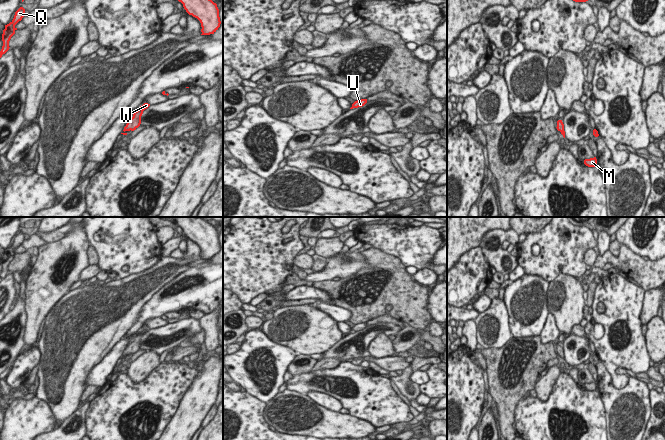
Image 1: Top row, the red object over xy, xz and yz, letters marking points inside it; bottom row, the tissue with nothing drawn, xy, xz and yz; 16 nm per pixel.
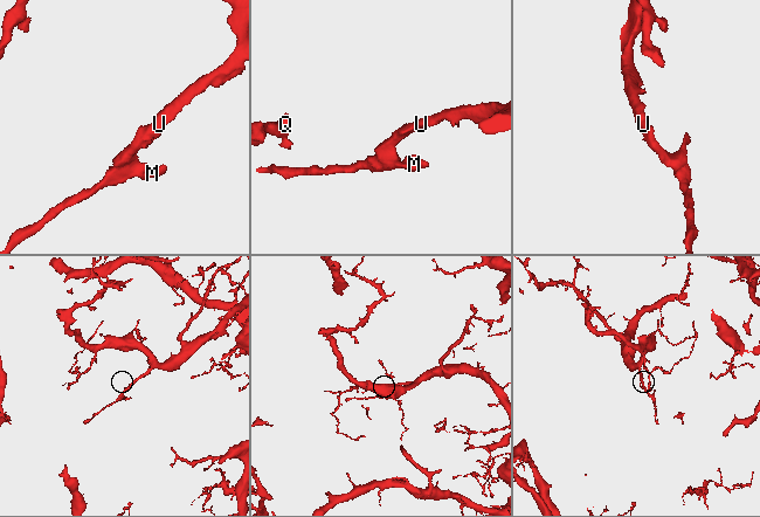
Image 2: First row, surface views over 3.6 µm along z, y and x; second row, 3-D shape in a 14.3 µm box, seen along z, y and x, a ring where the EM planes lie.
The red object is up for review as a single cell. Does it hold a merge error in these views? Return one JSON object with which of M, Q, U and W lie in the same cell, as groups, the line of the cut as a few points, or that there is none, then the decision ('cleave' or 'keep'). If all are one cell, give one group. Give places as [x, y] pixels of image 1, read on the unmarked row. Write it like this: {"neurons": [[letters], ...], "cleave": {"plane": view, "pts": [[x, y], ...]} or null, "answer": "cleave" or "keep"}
{"neurons": [["M", "Q", "U", "W"]], "cleave": null, "answer": "keep"}

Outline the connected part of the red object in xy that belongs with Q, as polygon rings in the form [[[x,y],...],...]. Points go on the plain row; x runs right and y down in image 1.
[[[20,231],[14,239],[13,244],[5,249],[5,253],[3,254],[3,258],[2,258],[2,265],[3,265],[3,270],[2,273],[0,275],[0,282],[2,281],[3,278],[5,278],[8,274],[9,274],[9,265],[11,263],[11,261],[15,258],[15,255],[17,254],[17,252],[15,251],[15,249],[22,244],[22,242],[25,239],[25,233],[23,231]]]

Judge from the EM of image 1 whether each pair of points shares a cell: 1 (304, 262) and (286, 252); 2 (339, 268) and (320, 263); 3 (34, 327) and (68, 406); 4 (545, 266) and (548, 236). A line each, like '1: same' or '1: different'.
1: different
2: different
3: different
4: same

